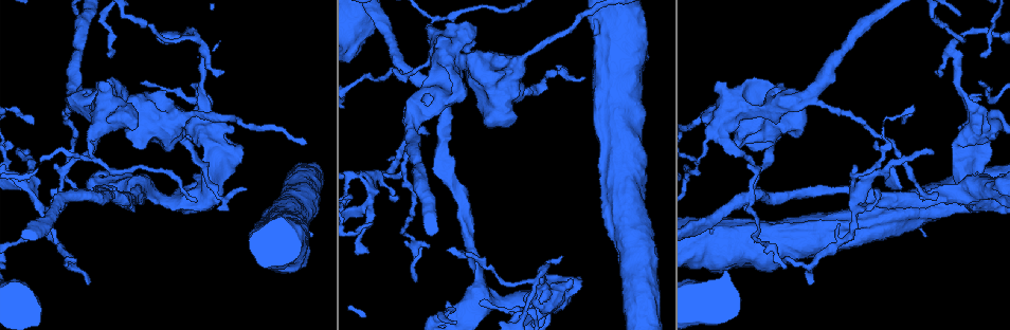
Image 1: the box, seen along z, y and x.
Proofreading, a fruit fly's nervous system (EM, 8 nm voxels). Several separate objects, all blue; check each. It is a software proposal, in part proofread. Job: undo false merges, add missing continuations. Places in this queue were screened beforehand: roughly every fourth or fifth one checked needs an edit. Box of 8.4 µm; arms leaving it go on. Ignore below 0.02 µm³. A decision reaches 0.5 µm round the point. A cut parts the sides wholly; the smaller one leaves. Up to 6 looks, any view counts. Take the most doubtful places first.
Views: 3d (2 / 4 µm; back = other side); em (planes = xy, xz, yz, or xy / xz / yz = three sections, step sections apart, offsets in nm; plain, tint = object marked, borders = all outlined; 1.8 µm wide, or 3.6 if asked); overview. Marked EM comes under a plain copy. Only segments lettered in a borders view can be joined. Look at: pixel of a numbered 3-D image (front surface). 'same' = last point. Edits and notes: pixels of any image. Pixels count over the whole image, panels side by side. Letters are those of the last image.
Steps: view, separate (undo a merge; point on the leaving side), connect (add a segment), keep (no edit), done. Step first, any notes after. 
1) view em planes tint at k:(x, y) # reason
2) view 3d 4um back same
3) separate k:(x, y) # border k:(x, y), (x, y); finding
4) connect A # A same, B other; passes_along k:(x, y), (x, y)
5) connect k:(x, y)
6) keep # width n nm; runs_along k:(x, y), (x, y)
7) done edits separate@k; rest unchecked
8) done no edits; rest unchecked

view em xy step 4 borders at 1:(66, 196)

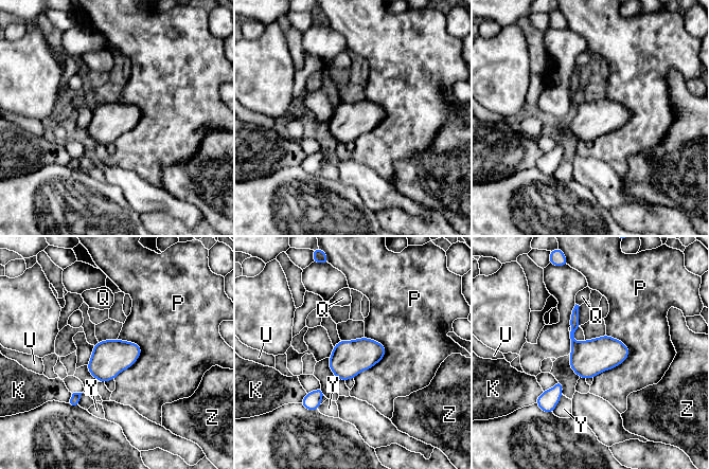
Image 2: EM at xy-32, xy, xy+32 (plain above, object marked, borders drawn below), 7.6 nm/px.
separate 2:(589, 358) # width 280 nm; K other, P other, Q other, U other, Y other, Z other; border 2:(577, 342), (571, 349); a second neuron is stuck on

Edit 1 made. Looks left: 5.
view overview

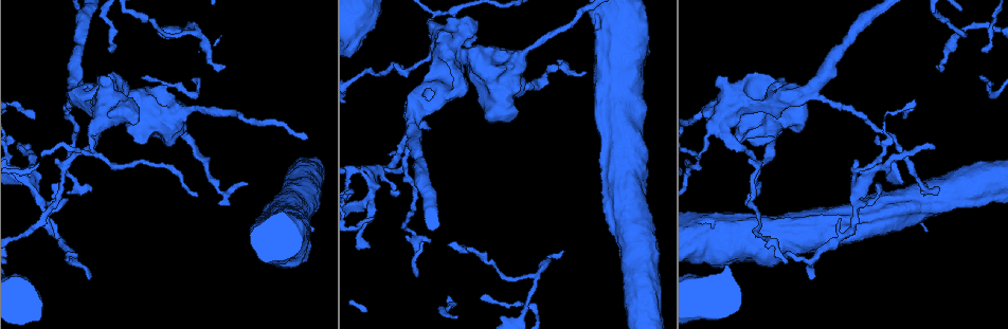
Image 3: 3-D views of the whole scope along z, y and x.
view em planes borders at 3:(31, 147) # tapers out

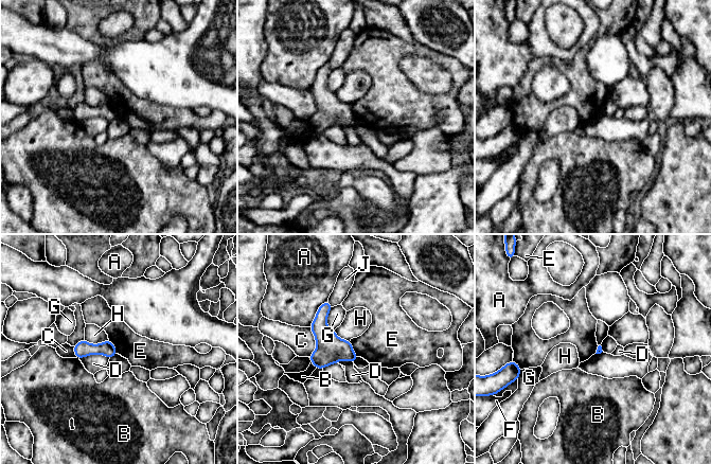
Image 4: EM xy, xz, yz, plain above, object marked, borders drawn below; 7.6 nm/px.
keep # longest_contact A 260 nm; A other, B other, C other, D other, E other, F other, G other, H other, J other; border 4:(350, 340), (354, 352), (358, 356); none of them fits

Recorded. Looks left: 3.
view 3d 2um at 3:(390, 153)

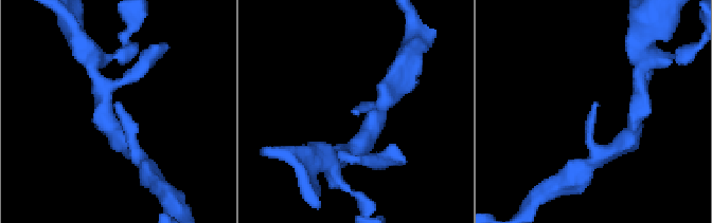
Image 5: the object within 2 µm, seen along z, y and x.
view em xz step 16 tint at 5:(595, 103) # need the tissue

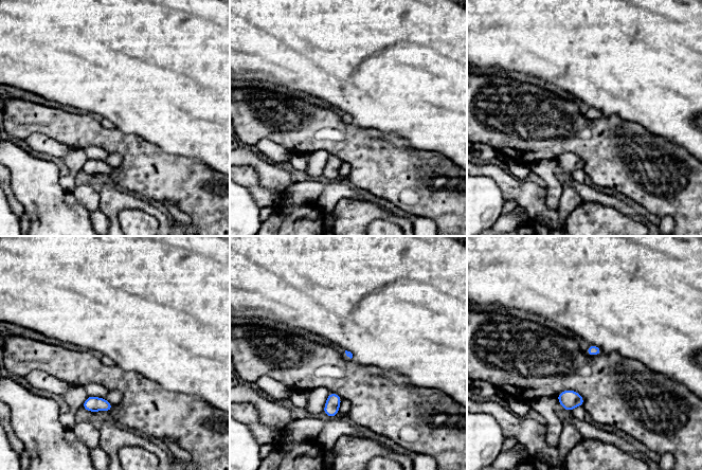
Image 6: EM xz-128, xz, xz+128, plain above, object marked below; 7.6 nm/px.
view em xz step 16 borders same # what lies round it

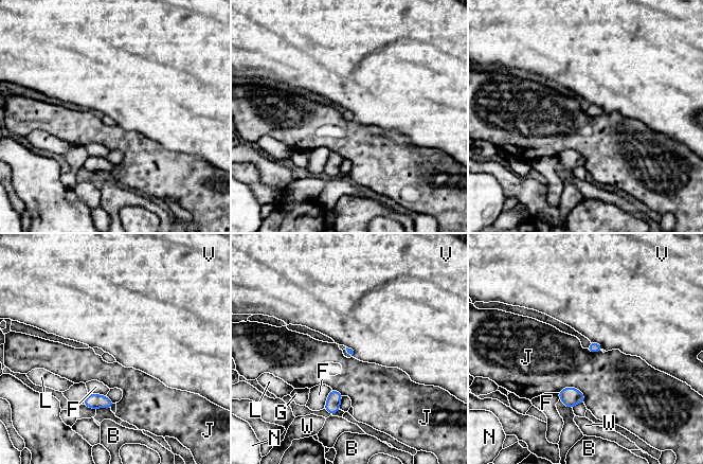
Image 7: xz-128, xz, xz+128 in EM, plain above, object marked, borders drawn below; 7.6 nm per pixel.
keep # B other, F other, G other, J other, L other, N other, V other, W other; border 7:(591, 341), (598, 342), (604, 350); no lettered segment goes on from it

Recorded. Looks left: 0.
done edits separate@2; rest unchecked

